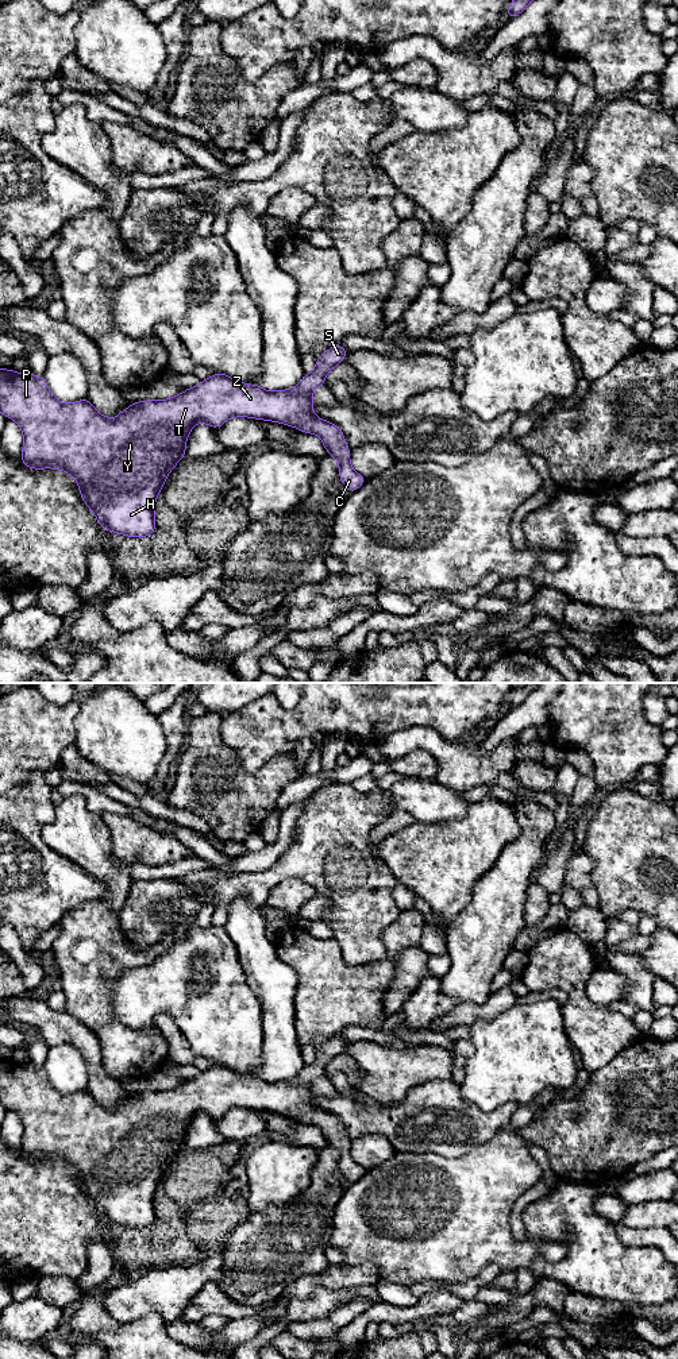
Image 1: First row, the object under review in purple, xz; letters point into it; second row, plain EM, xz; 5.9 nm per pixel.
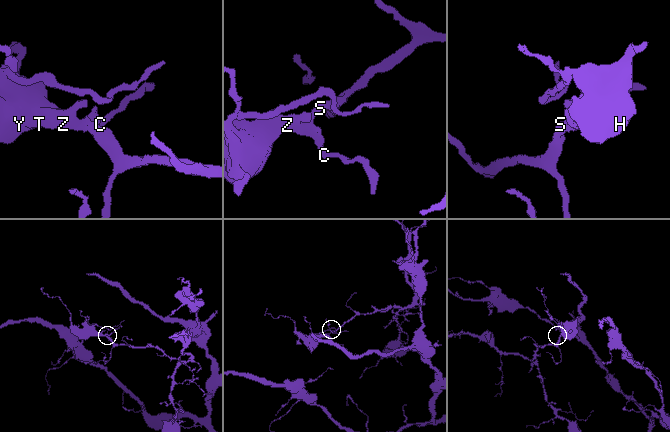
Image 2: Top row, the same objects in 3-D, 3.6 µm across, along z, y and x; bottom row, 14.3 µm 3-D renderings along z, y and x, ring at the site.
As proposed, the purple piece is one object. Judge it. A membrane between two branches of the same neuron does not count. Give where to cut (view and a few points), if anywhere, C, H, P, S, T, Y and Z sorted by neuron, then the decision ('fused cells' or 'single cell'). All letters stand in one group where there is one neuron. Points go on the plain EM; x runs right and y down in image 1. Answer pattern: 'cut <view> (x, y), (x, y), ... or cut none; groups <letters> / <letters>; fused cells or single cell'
cut none; groups C H P S T Y Z; single cell

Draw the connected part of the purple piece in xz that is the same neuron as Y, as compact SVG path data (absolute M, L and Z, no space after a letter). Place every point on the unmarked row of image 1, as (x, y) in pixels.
M340 1035L327 1041L317 1049L315 1061L305 1065L293 1080L266 1082L259 1076L242 1074L217 1063L173 1089L134 1093L115 1109L100 1105L86 1089L73 1094L58 1092L43 1067L0 1059L0 1103L22 1119L23 1155L35 1161L55 1159L68 1163L78 1174L81 1189L101 1220L128 1228L145 1228L155 1223L155 1190L167 1165L186 1147L186 1131L197 1113L219 1119L231 1108L251 1108L317 1126L328 1146L339 1153L339 1169L344 1178L348 1184L358 1181L367 1169L351 1158L351 1142L343 1123L312 1103L312 1082L324 1076L325 1066L346 1046L347 1042Z

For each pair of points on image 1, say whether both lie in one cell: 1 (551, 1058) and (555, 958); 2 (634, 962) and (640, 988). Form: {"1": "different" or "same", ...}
{"1": "different", "2": "same"}

